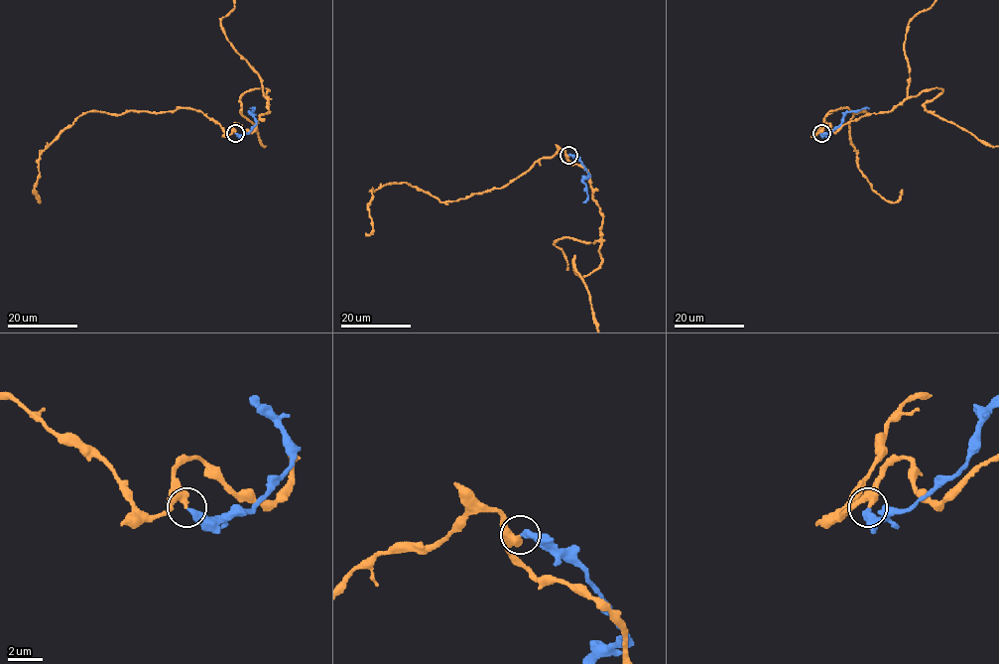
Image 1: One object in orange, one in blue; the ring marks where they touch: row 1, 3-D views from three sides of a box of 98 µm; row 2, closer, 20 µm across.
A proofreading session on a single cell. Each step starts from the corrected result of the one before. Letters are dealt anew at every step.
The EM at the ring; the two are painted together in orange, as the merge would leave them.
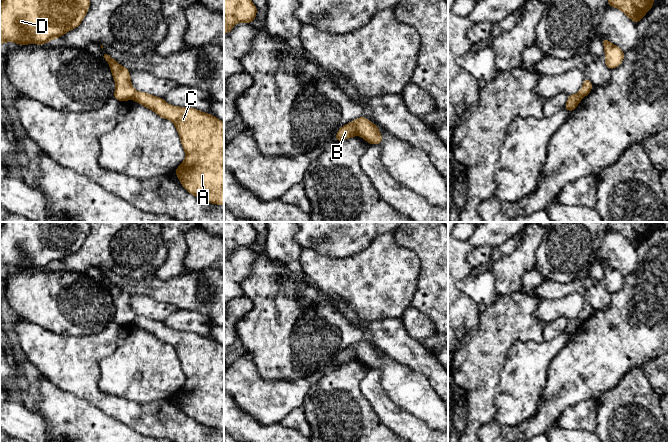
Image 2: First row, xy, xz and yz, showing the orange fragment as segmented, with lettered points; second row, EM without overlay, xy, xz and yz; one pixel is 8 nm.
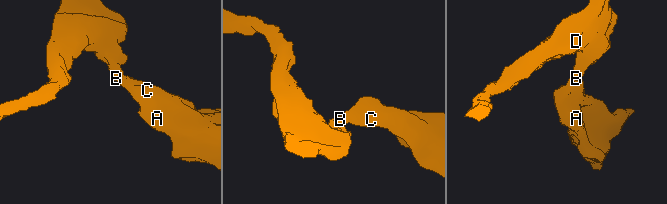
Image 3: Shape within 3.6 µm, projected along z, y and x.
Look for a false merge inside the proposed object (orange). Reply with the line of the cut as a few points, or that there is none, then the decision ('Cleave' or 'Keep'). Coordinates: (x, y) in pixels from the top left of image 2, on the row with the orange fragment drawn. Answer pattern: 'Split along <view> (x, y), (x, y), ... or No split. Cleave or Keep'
Split along xz (352, 122), (358, 133). Cleave

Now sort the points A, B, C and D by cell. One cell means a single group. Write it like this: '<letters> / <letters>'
A C / B D

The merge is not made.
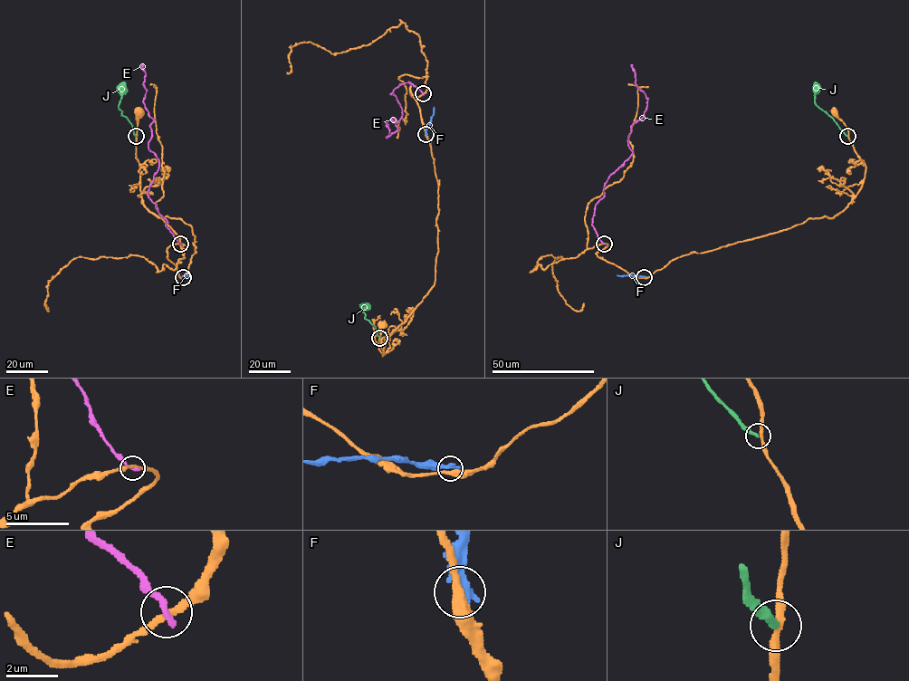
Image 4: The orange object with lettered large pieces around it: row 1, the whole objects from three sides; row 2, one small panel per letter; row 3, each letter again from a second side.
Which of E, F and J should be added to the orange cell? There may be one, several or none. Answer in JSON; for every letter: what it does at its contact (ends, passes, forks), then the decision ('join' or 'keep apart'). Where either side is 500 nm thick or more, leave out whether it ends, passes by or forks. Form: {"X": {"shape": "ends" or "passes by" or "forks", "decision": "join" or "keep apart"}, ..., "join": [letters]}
{"E": {"shape": "ends", "decision": "keep apart"}, "F": {"shape": "ends", "decision": "keep apart"}, "J": {"shape": "ends", "decision": "keep apart"}, "join": []}

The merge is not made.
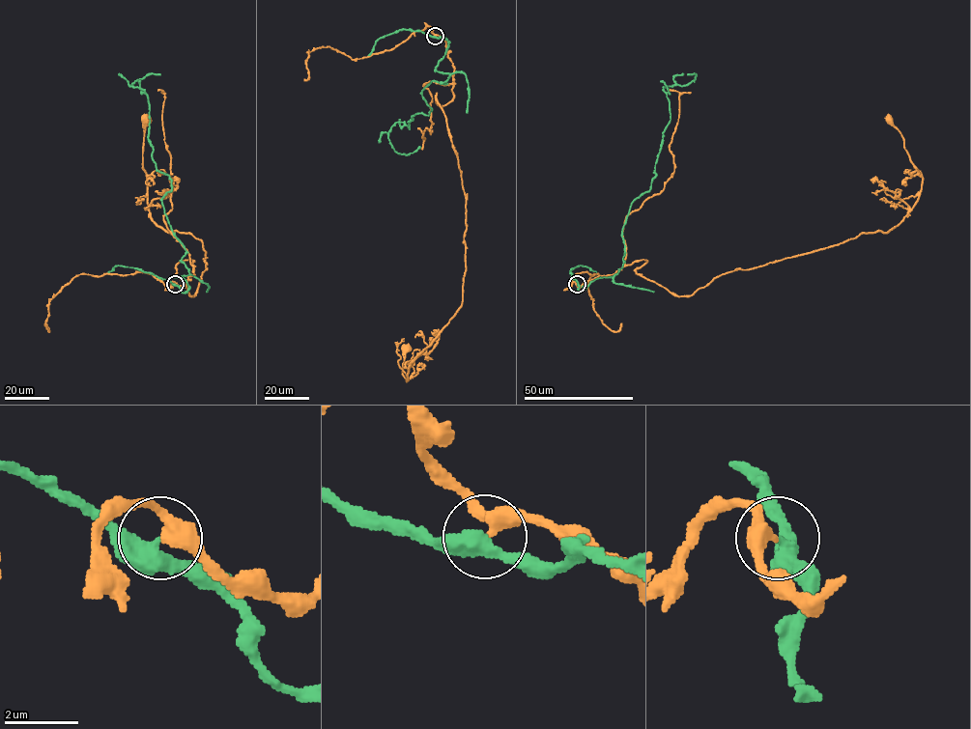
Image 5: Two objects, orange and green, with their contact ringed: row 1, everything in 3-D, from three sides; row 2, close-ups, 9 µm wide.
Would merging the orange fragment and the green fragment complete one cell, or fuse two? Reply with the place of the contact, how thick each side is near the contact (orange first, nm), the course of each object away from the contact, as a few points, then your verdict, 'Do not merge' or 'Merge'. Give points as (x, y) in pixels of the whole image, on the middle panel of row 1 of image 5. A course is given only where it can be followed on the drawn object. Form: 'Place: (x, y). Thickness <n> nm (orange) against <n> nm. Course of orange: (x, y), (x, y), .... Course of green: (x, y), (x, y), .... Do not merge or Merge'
Place: (435, 36). Thickness 360 nm (orange) against 400 nm. Course of orange: (435, 36), (454, 69), (453, 97), (436, 101), (466, 197), (466, 271), (459, 310), (407, 380), (406, 349). Course of green: (435, 37), (447, 42), (436, 70), (449, 77), (422, 91), (428, 115), (388, 132), (399, 154), (420, 147). Do not merge

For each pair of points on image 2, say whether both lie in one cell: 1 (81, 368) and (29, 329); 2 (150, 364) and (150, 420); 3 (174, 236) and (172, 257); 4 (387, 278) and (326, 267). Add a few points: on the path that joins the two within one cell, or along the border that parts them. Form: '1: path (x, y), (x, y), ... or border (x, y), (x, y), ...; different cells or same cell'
1: path (68, 361), (57, 357), (42, 342); same cell
2: border (127, 399), (141, 403), (163, 399), (168, 400); different cells
3: path (174, 241), (174, 252); same cell
4: path (372, 278), (341, 277); same cell

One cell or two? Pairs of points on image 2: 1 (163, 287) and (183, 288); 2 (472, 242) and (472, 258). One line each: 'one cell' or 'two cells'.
1: one cell
2: two cells

